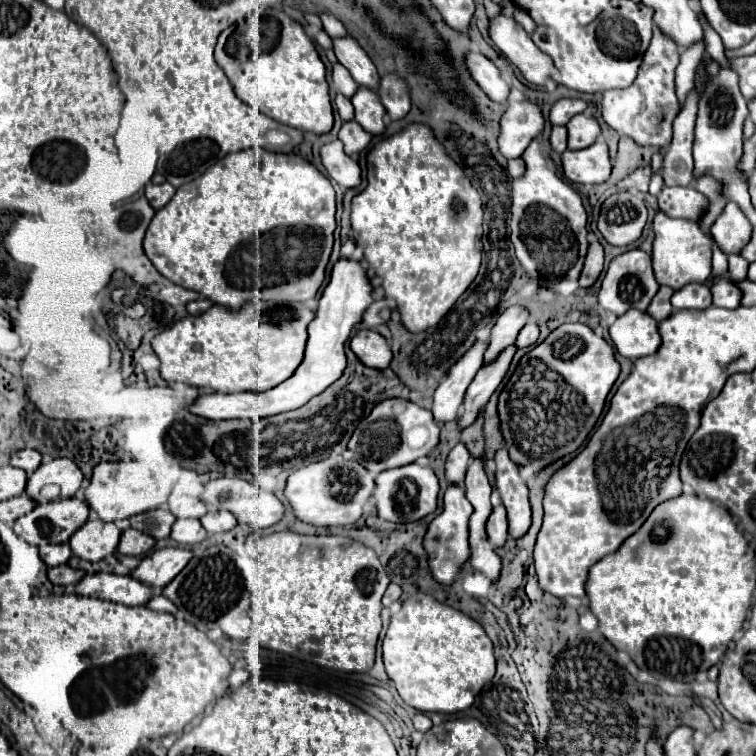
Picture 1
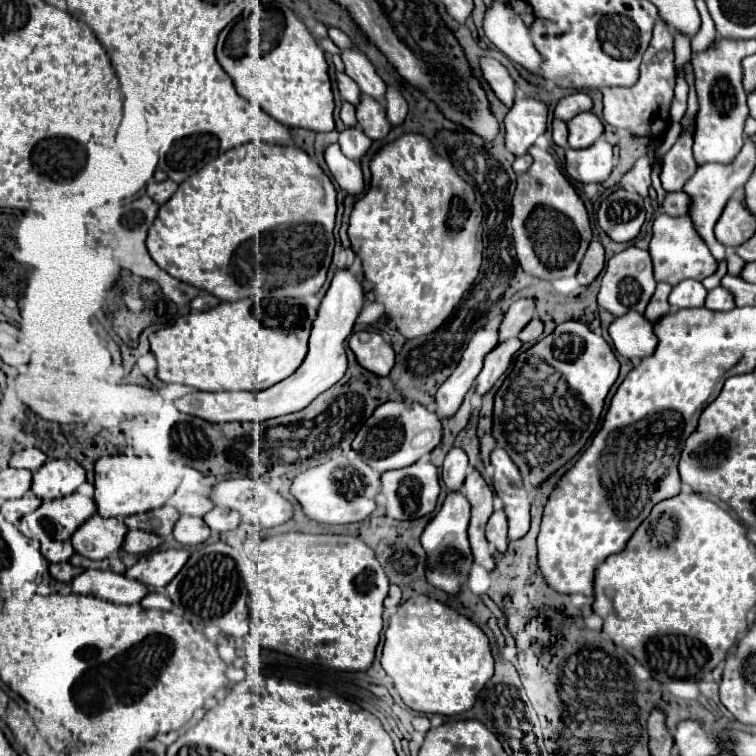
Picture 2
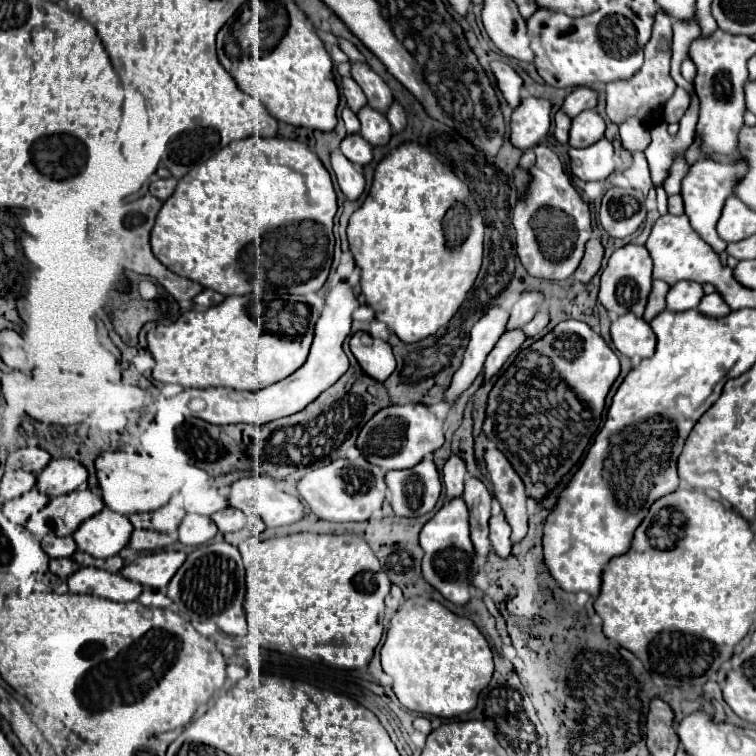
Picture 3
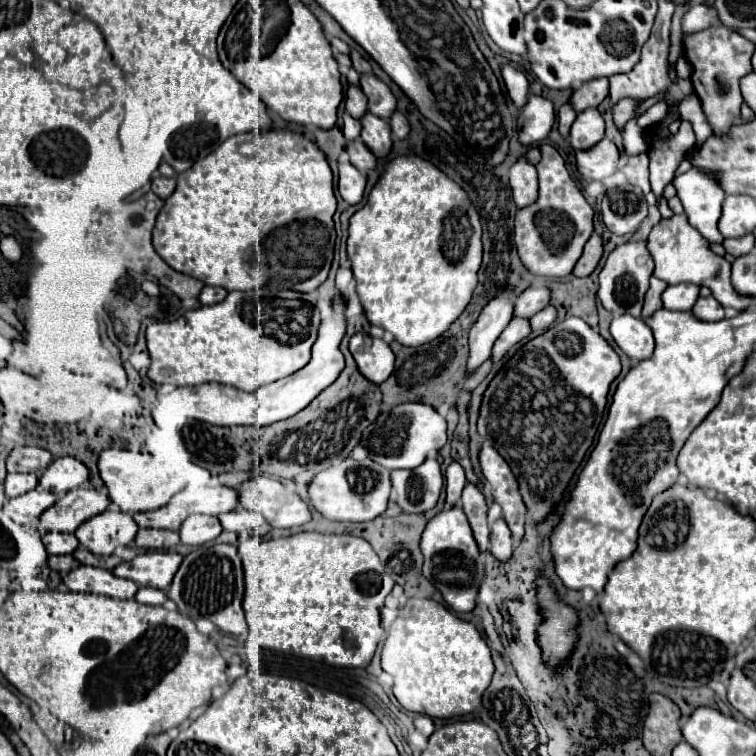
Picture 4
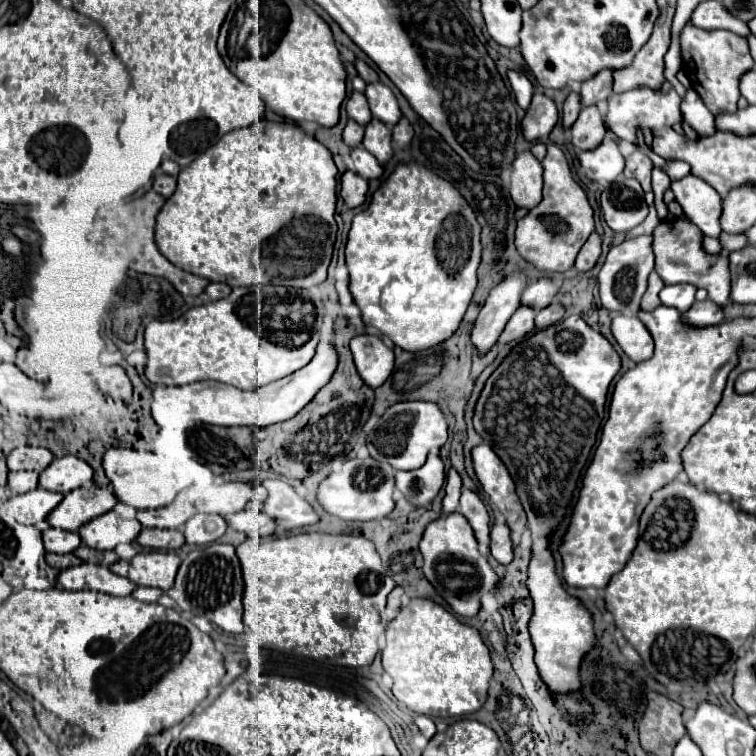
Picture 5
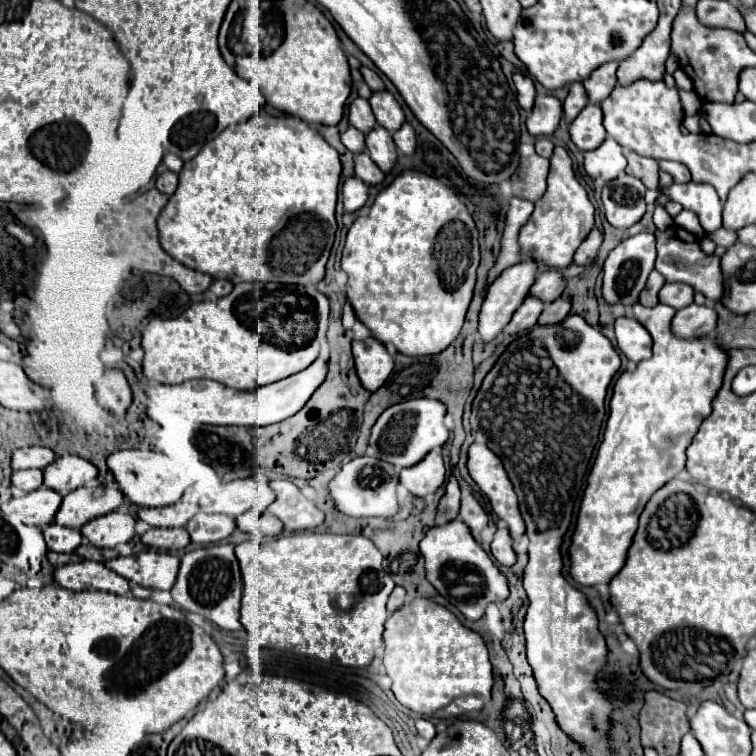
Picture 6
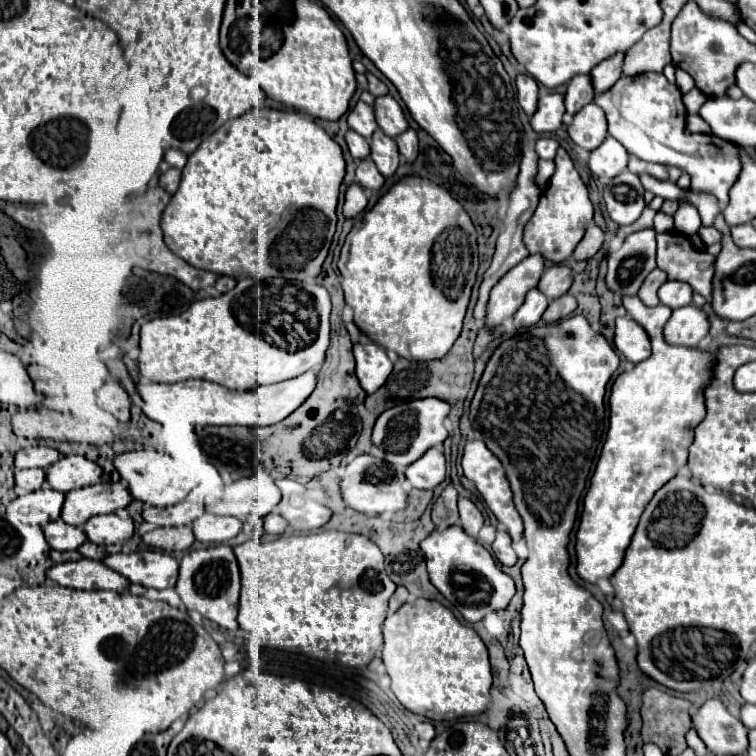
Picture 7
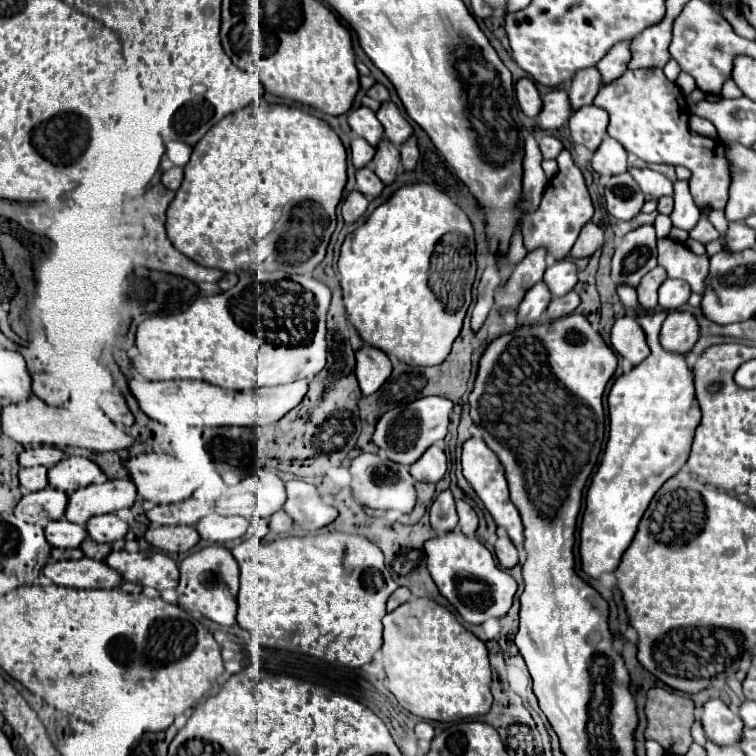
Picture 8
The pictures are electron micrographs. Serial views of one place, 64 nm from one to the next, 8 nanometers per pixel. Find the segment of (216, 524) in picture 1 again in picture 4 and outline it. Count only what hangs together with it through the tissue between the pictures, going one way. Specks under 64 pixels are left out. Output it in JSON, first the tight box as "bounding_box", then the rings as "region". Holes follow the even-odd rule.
{"bounding_box":[218,508,250,532],"region":[[[236,508],[234,512],[222,514],[222,516],[218,516],[218,518],[220,518],[224,530],[242,532],[242,530],[248,530],[248,528],[250,528],[250,512],[244,510],[244,508]]]}

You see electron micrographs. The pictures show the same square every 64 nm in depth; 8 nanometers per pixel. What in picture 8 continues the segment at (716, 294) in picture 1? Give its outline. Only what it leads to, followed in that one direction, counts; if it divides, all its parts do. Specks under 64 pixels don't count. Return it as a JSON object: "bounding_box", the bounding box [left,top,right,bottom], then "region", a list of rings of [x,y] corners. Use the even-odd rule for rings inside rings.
{"bounding_box":[660,310,700,354],"region":[[[680,310],[670,312],[660,328],[660,344],[668,352],[678,352],[678,354],[690,352],[698,336],[700,328],[690,312],[680,312]]]}

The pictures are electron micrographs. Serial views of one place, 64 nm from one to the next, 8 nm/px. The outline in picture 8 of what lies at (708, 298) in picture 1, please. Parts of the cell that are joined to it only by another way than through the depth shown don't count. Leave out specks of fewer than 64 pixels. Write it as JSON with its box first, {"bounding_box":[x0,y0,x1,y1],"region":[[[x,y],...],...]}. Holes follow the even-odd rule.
{"bounding_box":[658,278,690,310],"region":[[[668,278],[658,290],[658,304],[664,310],[676,310],[682,304],[686,304],[688,298],[690,298],[690,286],[682,280]]]}

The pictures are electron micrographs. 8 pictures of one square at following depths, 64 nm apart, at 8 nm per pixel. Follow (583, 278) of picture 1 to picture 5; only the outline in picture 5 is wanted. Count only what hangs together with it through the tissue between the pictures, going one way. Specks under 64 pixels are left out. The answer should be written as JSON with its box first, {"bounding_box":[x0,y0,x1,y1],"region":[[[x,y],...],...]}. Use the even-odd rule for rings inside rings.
{"bounding_box":[576,232,602,272],"region":[[[592,232],[590,234],[590,238],[586,240],[586,244],[582,246],[582,250],[578,252],[578,256],[576,256],[576,268],[578,268],[578,272],[588,272],[594,264],[596,264],[596,260],[598,260],[598,256],[600,256],[600,246],[602,246],[602,238],[600,238],[600,234],[598,232]]]}

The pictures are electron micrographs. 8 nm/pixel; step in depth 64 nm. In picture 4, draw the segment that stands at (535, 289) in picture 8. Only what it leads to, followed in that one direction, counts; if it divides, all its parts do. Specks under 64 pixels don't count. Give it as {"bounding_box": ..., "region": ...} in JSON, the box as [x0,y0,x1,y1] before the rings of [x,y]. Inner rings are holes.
{"bounding_box":[492,316,532,362],"region":[[[514,316],[510,320],[510,324],[504,328],[504,332],[498,336],[496,344],[494,344],[494,350],[492,350],[492,358],[494,362],[498,362],[506,350],[510,346],[514,346],[516,342],[520,342],[524,336],[528,336],[532,330],[530,330],[530,320],[528,318],[520,318],[520,316]]]}

